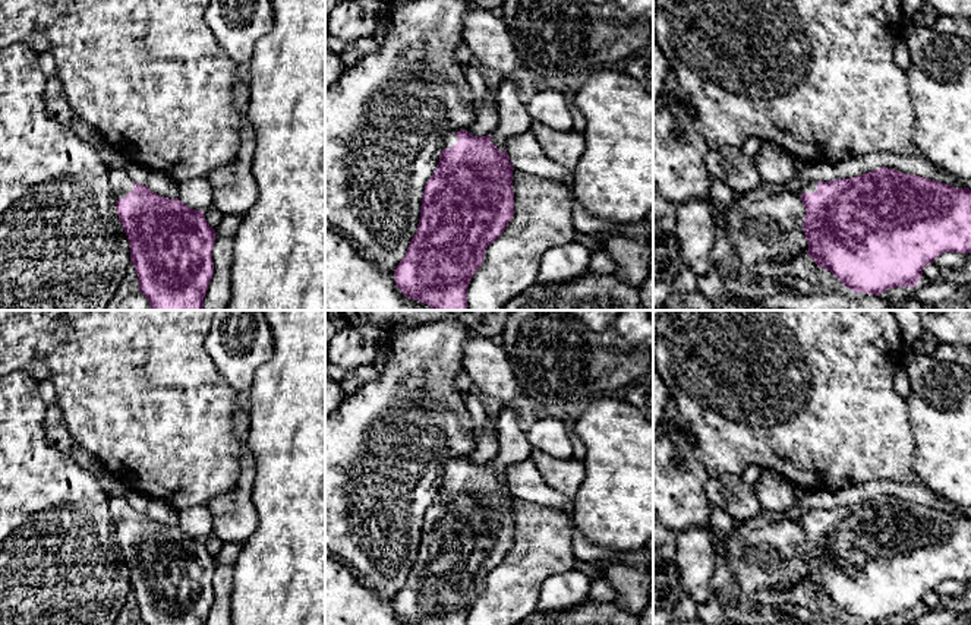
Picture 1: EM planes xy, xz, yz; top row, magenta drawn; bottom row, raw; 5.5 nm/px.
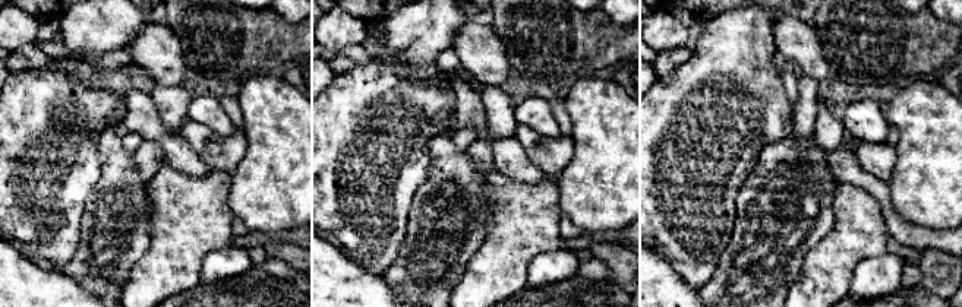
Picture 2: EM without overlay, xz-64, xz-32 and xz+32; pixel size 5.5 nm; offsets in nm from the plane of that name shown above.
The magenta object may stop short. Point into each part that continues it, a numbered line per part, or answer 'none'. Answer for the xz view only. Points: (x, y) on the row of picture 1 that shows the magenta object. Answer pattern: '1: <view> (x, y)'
1: xz (450, 139)

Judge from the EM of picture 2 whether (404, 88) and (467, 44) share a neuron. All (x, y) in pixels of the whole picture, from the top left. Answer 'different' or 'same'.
different

